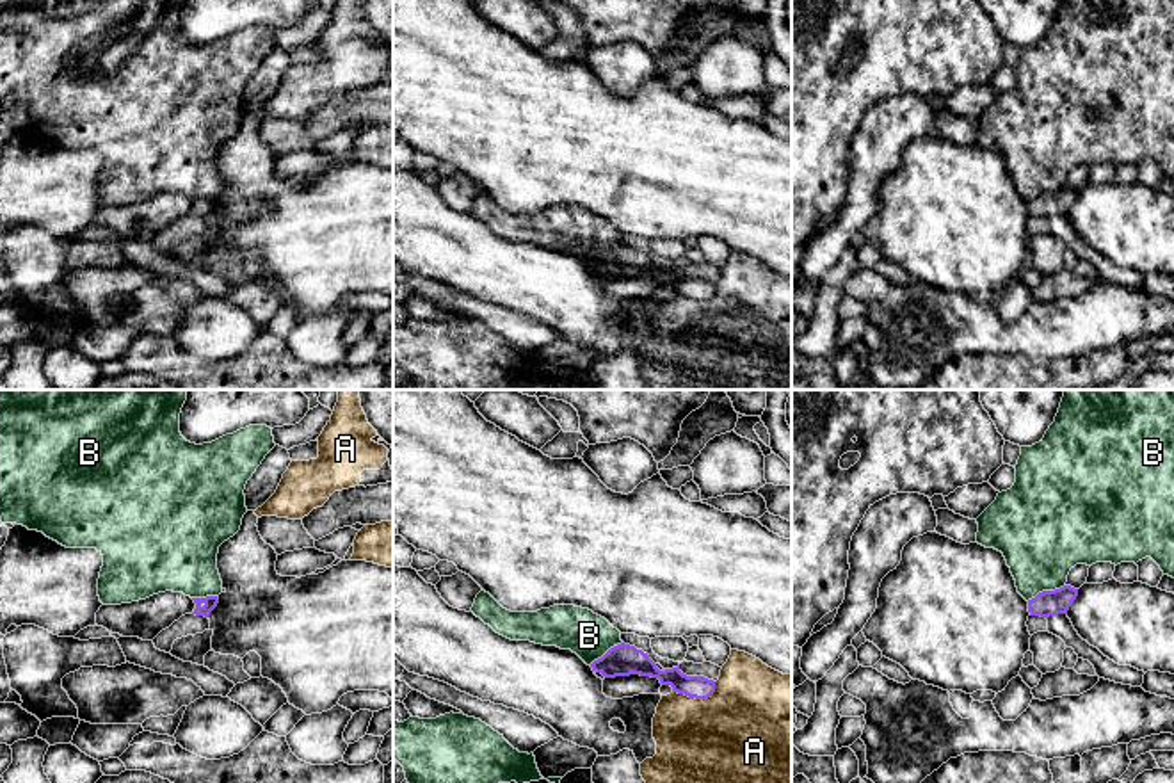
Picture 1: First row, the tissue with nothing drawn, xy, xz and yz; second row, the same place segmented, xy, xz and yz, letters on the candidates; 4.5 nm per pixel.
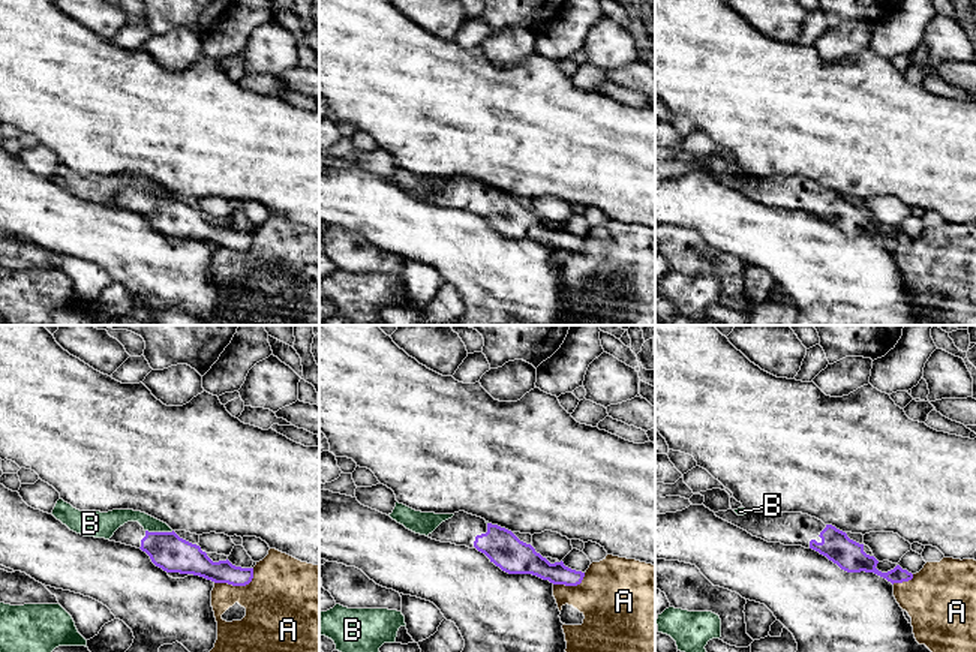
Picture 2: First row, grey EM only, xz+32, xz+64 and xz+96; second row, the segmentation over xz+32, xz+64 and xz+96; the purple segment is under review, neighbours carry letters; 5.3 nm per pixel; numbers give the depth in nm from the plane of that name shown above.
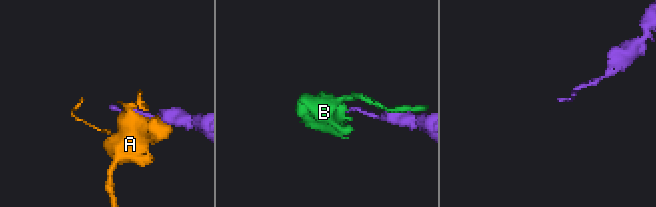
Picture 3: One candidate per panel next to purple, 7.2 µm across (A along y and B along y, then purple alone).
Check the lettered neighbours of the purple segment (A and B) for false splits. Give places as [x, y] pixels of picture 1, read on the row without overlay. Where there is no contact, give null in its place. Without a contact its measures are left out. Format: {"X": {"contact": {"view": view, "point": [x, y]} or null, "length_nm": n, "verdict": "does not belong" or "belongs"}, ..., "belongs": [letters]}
{"A": {"contact": {"view": "xz", "point": [698, 299]}, "length_nm": 200, "verdict": "does not belong"}, "B": {"contact": {"view": "yz", "point": [1045, 193]}, "length_nm": 190, "verdict": "does not belong"}, "belongs": []}

